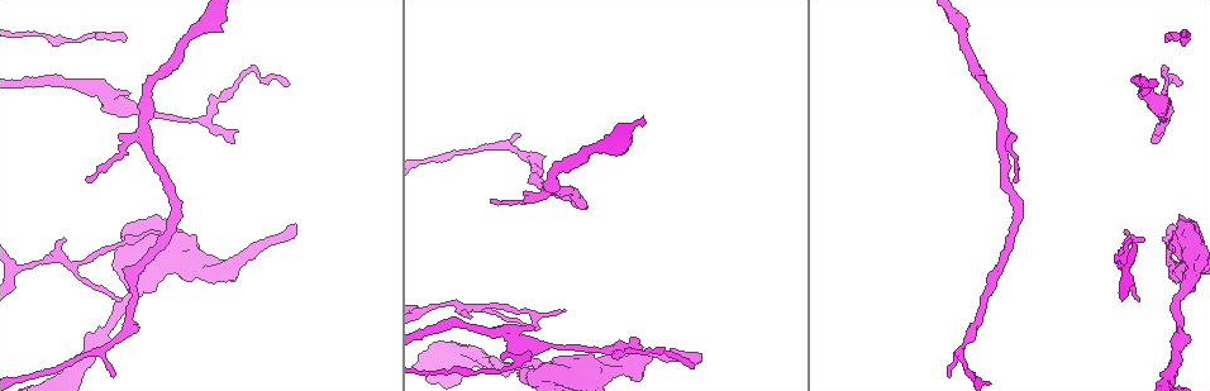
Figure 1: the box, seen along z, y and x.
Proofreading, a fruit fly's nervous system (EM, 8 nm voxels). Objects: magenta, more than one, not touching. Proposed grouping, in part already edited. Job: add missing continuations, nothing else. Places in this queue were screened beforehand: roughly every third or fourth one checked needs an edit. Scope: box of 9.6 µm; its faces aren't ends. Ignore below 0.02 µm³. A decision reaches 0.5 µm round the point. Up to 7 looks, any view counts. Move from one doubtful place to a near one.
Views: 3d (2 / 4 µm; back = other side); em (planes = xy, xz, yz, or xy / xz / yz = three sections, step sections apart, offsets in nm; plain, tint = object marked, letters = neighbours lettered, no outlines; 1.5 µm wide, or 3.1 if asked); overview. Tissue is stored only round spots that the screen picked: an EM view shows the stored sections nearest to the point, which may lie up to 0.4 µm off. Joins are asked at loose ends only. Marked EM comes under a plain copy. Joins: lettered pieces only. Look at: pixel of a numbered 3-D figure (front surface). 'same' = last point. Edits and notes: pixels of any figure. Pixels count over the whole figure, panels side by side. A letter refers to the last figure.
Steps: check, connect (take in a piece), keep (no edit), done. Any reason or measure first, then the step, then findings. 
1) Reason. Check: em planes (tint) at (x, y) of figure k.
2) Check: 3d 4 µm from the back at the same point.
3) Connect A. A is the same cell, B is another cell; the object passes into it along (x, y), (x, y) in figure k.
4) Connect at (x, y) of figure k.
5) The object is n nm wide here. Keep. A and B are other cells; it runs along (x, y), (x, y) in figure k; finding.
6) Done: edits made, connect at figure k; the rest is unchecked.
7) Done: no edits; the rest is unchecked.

Branch stops here. Check: em xz step 8 (letters) at (1125, 232) of figure 1.

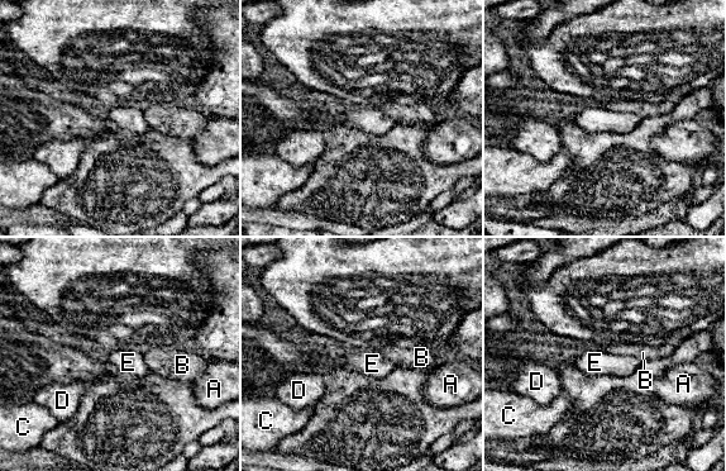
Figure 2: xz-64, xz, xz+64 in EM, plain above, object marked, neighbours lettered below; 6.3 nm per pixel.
Another direction. Check: em planes (letters) at the same point.

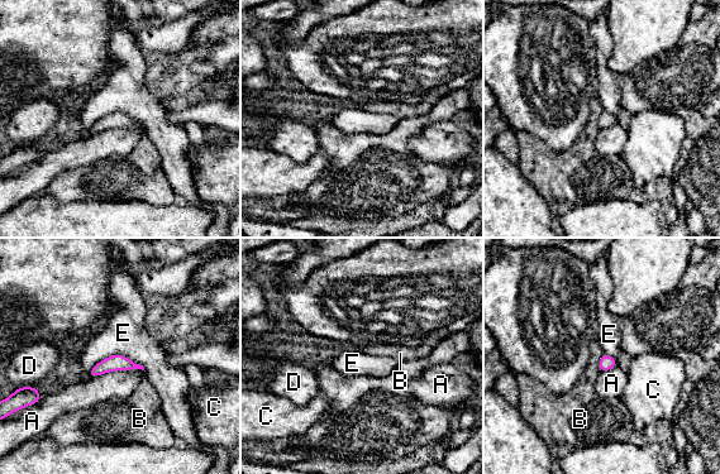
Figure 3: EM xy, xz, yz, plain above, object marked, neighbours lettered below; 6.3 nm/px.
Keep. A, B, C, D and E are other cells; a border runs along (144, 370), (113, 369), (90, 378) in figure 3; no lettered piece goes on from it.

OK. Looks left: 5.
Check: 3d 4 µm at (157, 284) of figure 1.

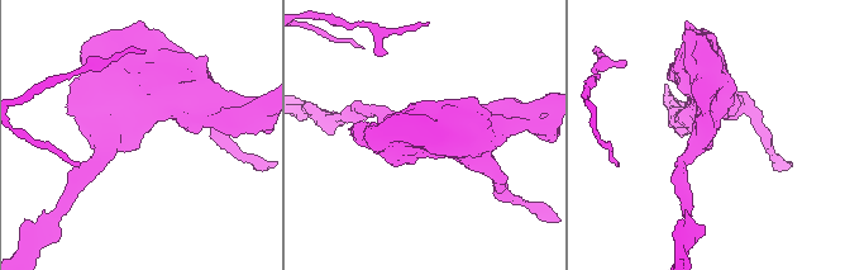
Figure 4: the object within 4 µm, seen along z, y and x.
Check: em xz step 8 (letters) at (710, 144) of figure 4.

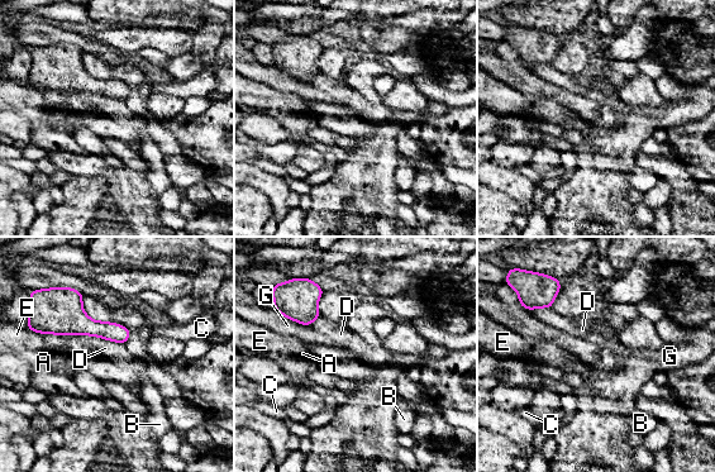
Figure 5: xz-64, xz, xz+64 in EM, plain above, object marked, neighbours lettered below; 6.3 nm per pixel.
Cut it another way. Check: em planes (letters) at the same point.

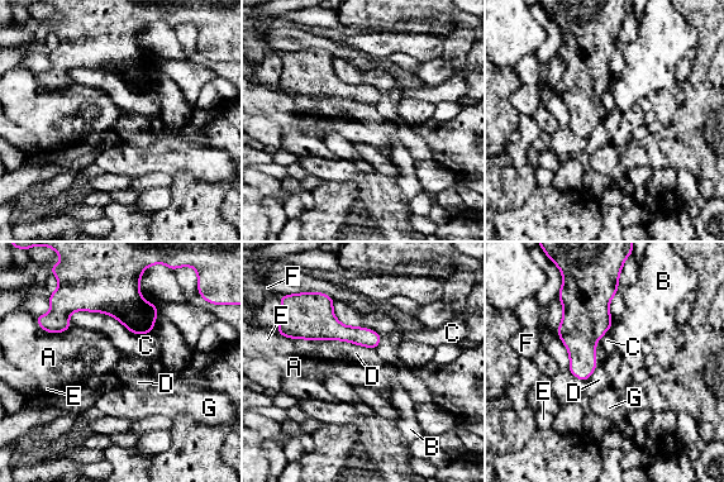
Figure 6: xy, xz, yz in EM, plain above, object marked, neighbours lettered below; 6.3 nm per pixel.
The longest contact is with C, 550 nm. Keep. A, B, C, D, E, F and G are other cells; a border runs along (337, 339), (375, 349) in figure 6; none of them fits.

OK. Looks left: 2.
Free end. Check: em planes (letters) at (237, 271) of figure 1.

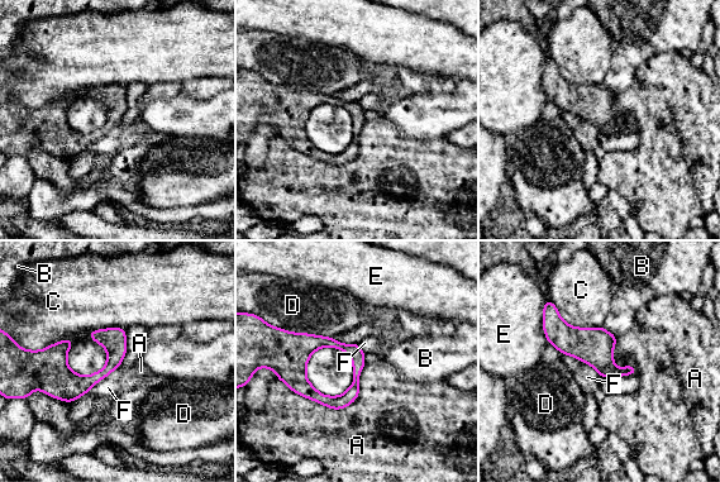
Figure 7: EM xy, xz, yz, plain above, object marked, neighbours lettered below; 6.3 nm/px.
The longest contact is with A, 550 nm. Keep. A, B, C, D, E and F are other cells; none of them fits.

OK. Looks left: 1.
Done: no edits; the rest is unchecked.

